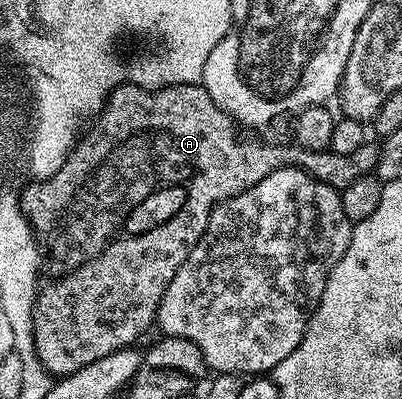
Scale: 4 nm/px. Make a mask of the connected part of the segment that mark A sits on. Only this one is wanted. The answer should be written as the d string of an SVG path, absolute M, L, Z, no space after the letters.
M125 82L115 91L111 91L106 104L102 110L93 116L94 123L81 132L80 138L75 143L70 156L60 165L60 169L52 177L41 181L27 182L23 187L20 196L22 213L34 230L34 242L37 243L40 252L40 270L38 272L38 296L34 298L34 348L38 354L38 359L42 363L45 371L50 372L51 376L61 377L71 375L88 365L92 361L100 361L100 357L108 357L117 351L125 351L135 346L134 342L145 333L149 327L155 326L158 318L158 306L164 297L164 289L176 277L176 269L184 265L188 253L200 241L200 237L206 232L206 222L210 220L210 214L214 212L218 204L226 199L236 197L242 191L246 191L252 185L264 181L268 173L272 173L281 167L299 167L301 171L307 171L312 177L324 181L324 185L337 187L339 189L352 185L356 177L364 177L371 174L378 166L378 148L377 142L365 141L358 149L349 154L341 154L327 149L325 151L309 151L297 145L285 147L282 141L263 141L258 137L246 137L250 139L237 139L234 136L236 124L232 116L212 97L208 97L206 90L197 83L181 83L171 87L159 87L157 89L147 89L137 87L132 82Z

